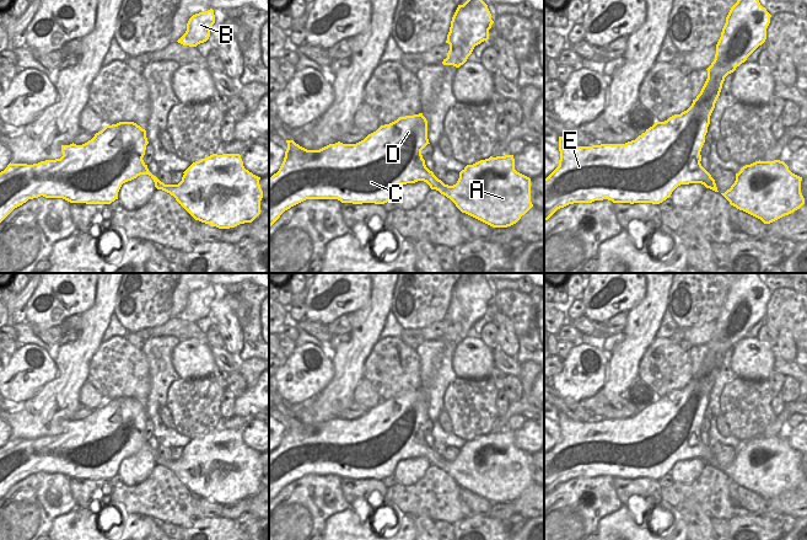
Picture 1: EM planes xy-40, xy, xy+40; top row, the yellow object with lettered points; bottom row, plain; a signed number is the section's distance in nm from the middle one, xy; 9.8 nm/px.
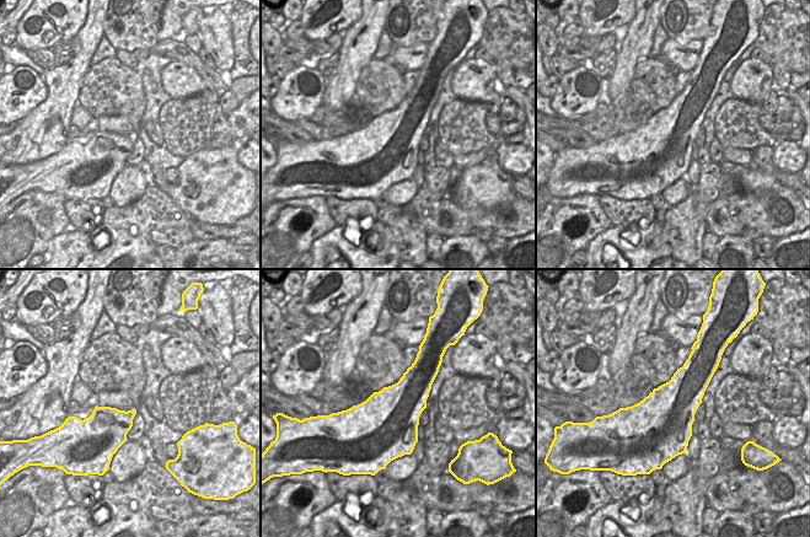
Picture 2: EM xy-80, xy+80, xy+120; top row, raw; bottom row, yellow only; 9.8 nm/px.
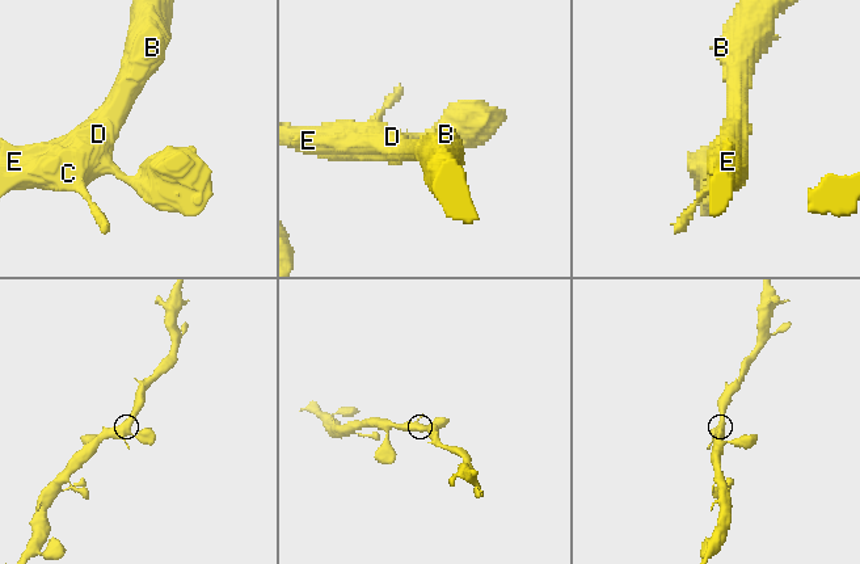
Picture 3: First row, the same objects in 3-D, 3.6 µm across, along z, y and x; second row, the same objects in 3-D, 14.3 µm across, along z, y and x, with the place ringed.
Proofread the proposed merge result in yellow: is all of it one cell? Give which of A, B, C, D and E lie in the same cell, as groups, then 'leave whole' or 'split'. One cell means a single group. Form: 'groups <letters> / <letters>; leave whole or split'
groups A B C D E; leave whole

